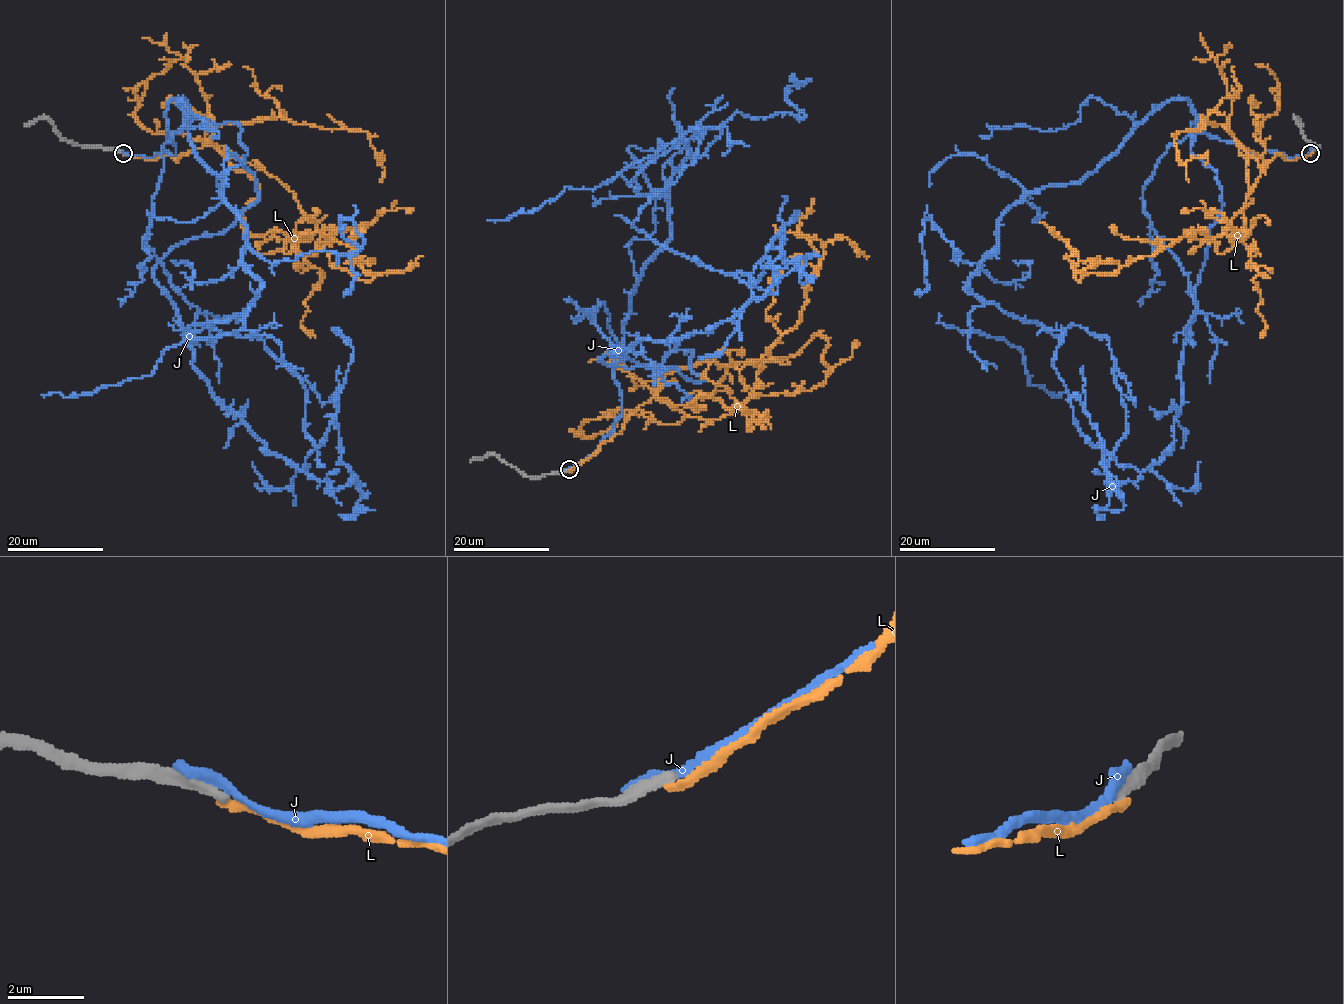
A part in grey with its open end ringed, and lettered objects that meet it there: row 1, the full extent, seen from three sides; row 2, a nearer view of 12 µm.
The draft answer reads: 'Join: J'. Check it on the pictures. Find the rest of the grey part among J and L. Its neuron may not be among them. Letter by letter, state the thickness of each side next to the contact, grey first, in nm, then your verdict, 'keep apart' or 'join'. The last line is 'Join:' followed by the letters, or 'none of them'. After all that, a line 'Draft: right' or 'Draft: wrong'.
J: 380 nm thick on the grey side, 380 nm on the other; keep apart
L: 280 nm thick on the grey side, 220 nm on the other; keep apart
Join: none of them
Draft: wrong

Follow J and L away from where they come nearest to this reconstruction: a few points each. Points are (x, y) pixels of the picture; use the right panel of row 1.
J: (1311, 151), (1250, 153), (1191, 122), (1222, 209), (1160, 460), (1119, 465), (1081, 432), (1063, 333), (1036, 335)
L: (1311, 153), (1265, 160), (1238, 145), (1251, 201), (1242, 239), (1195, 231), (1120, 265), (1079, 260), (1039, 221)

